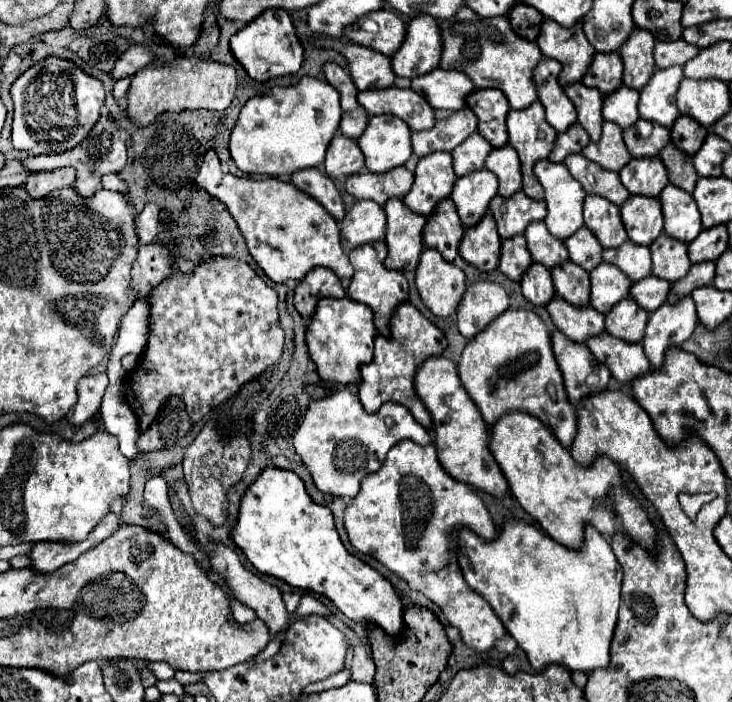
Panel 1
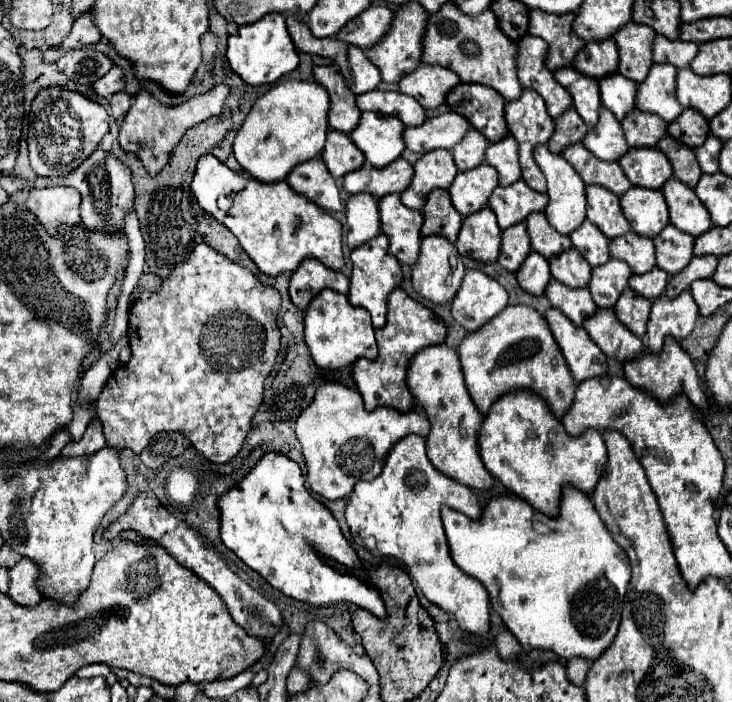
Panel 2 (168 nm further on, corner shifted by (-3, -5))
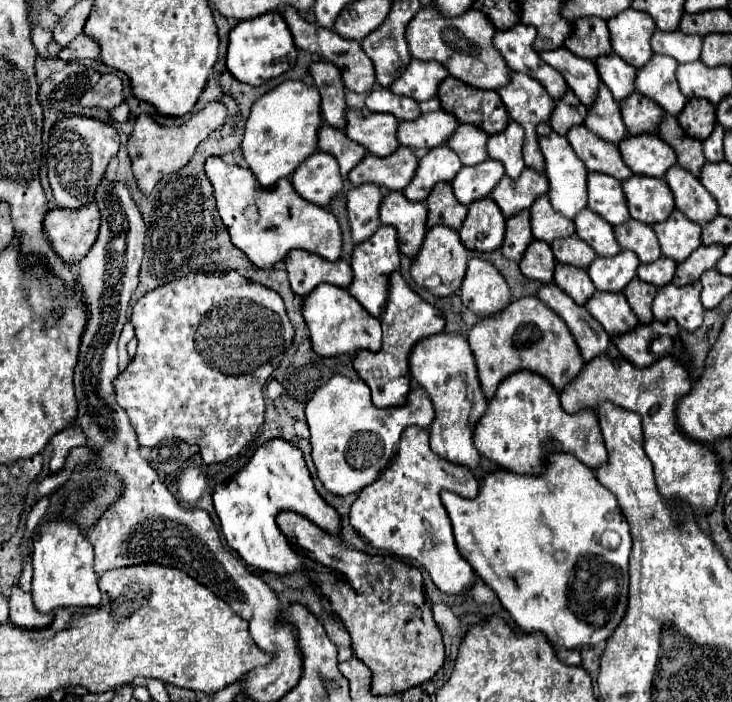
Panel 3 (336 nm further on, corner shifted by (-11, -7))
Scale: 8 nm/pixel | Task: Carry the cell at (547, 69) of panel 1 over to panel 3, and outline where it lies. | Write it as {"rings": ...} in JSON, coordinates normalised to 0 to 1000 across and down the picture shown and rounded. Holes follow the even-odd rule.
{"rings":[[[705,34],[705,40],[694,40],[694,46],[675,48],[675,68],[686,77],[694,97],[702,103],[716,103],[735,114],[754,140],[765,140],[773,131],[773,117],[760,103],[760,97],[743,91],[735,74],[727,68],[732,54],[732,40],[719,34]]]}

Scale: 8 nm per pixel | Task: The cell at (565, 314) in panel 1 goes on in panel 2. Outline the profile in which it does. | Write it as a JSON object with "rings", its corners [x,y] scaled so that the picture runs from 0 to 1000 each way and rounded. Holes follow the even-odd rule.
{"rings":[[[751,399],[746,422],[754,439],[762,439],[773,453],[787,459],[787,464],[795,464],[798,456],[811,450],[817,442],[803,413],[781,413],[760,399]]]}

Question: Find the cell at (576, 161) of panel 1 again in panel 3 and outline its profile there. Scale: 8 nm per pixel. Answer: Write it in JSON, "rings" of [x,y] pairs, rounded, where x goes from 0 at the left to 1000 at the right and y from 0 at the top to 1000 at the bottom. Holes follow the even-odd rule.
{"rings":[[[792,177],[792,182],[781,182],[773,197],[790,225],[801,234],[803,245],[825,245],[844,256],[855,256],[863,251],[844,217],[844,208],[831,205],[831,199],[820,199],[811,188],[803,188],[798,177]]]}

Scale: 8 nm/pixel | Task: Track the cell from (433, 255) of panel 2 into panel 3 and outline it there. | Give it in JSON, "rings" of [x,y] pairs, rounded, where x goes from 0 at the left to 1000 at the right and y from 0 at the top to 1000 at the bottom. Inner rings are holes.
{"rings":[[[596,322],[596,325],[587,325],[587,328],[582,330],[579,345],[577,345],[577,353],[574,353],[571,365],[568,365],[566,373],[563,373],[560,390],[563,390],[566,402],[574,405],[574,407],[577,407],[577,402],[579,402],[579,396],[593,393],[593,390],[601,393],[601,402],[604,402],[604,405],[601,405],[598,410],[593,410],[590,416],[593,416],[596,422],[615,422],[615,419],[620,419],[620,416],[628,410],[628,405],[631,405],[631,399],[634,399],[637,376],[639,376],[639,356],[637,356],[634,348],[628,345],[626,330],[617,328],[617,325]]]}

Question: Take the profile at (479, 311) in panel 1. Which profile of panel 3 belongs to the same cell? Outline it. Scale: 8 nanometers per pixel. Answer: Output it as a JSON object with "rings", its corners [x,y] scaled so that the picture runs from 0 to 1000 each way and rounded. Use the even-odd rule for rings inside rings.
{"rings":[[[645,368],[628,407],[628,425],[648,447],[658,453],[691,439],[697,430],[697,413],[686,390],[669,373]]]}

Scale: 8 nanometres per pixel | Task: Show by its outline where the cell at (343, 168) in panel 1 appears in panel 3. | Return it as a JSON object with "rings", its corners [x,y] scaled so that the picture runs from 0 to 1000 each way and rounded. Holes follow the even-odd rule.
{"rings":[[[448,177],[437,179],[434,214],[448,217],[462,228],[467,251],[475,251],[475,245],[500,222],[500,214],[492,205],[478,199],[467,185],[454,182]]]}

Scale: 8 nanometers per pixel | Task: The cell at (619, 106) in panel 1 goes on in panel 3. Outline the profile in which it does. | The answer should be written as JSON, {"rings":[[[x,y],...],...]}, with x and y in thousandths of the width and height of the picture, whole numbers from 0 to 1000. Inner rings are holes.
{"rings":[[[839,74],[836,80],[822,80],[820,85],[814,85],[814,97],[820,103],[822,117],[833,125],[842,145],[852,142],[866,128],[869,97],[847,85]]]}

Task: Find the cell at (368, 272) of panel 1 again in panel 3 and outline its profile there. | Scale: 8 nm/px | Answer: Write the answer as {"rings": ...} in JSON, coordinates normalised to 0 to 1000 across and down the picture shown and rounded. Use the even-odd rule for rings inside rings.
{"rings":[[[519,322],[508,339],[492,345],[484,350],[481,356],[481,373],[478,373],[481,385],[484,385],[484,399],[475,407],[475,416],[508,447],[508,450],[519,450],[525,430],[527,430],[527,416],[530,416],[530,396],[538,385],[546,382],[546,356],[544,356],[544,336],[541,328],[536,322]]]}

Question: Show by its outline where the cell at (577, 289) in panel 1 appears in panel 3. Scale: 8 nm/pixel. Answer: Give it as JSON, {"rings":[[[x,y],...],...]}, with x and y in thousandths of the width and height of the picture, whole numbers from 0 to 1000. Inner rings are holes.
{"rings":[[[787,333],[779,336],[779,342],[760,342],[760,348],[751,348],[760,365],[760,373],[765,376],[781,376],[790,382],[803,382],[806,373],[814,368],[814,359],[792,342]]]}

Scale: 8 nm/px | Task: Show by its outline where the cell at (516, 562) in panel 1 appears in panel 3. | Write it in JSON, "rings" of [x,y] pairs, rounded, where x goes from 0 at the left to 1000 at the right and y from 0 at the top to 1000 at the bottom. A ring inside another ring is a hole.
{"rings":[[[754,644],[754,647],[749,647],[749,661],[743,661],[743,672],[738,672],[738,678],[705,678],[702,672],[680,667],[678,672],[667,672],[661,678],[661,687],[658,687],[650,709],[631,709],[615,698],[604,698],[601,709],[604,709],[607,724],[612,726],[615,741],[617,741],[620,766],[623,766],[628,789],[639,798],[639,803],[648,809],[648,815],[678,843],[686,863],[697,872],[699,883],[716,900],[743,900],[746,909],[757,920],[773,920],[773,923],[811,920],[811,917],[828,915],[831,906],[836,906],[836,900],[847,889],[847,883],[855,872],[855,860],[858,860],[858,792],[863,783],[863,764],[861,764],[858,744],[844,724],[842,707],[836,707],[836,701],[831,701],[831,695],[825,695],[817,687],[814,672],[809,667],[803,667],[801,661],[792,661],[792,655],[787,655],[784,650],[776,650],[776,644],[770,644],[770,647]]]}

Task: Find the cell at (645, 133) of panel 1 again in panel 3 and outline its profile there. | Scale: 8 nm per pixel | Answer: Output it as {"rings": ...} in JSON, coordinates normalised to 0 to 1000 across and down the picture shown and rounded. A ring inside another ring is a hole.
{"rings":[[[869,128],[852,142],[852,148],[847,148],[847,160],[861,191],[896,188],[907,165],[907,157],[891,140],[883,140]]]}

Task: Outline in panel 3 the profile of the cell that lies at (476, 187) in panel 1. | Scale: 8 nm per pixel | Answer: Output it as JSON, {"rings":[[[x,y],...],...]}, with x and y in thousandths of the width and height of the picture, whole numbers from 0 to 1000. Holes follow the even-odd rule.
{"rings":[[[667,225],[648,236],[631,236],[631,242],[615,262],[626,288],[639,293],[642,288],[667,279],[686,251],[689,251],[689,236],[680,228]]]}

